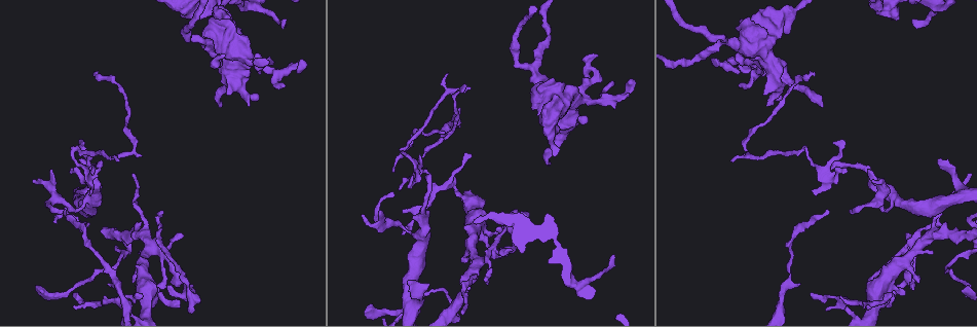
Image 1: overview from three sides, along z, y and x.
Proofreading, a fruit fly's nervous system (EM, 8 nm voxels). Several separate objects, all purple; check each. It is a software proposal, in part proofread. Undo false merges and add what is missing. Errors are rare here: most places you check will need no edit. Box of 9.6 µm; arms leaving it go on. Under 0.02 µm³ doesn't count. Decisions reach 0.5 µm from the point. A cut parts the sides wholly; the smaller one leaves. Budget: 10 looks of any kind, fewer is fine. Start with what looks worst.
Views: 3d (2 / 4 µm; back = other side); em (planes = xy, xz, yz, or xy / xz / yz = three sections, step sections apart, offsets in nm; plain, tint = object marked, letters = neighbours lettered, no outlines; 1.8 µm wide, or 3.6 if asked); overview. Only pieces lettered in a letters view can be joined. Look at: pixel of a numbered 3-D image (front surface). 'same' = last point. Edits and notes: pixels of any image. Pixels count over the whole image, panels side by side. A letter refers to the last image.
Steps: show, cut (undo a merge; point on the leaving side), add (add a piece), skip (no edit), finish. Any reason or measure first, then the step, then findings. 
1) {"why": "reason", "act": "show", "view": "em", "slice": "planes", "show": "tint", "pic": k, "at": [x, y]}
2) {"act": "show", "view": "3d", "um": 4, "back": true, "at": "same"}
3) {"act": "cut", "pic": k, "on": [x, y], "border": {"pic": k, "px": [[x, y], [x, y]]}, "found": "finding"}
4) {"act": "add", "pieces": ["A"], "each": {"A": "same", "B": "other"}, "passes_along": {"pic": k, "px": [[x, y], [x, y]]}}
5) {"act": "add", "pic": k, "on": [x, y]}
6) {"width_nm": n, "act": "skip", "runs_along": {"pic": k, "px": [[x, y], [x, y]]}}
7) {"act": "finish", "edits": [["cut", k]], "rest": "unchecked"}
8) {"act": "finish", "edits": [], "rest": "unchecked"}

{"why": "branch stops here", "act": "show", "view": "em", "um": 3.6, "slice": "planes", "show": "tint", "pic": 1, "at": [80, 158]}

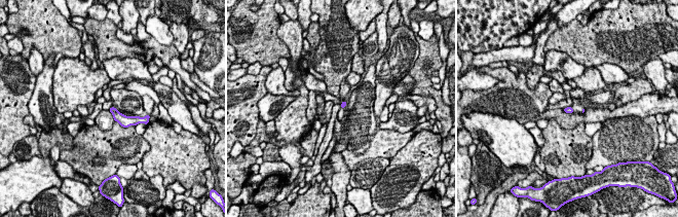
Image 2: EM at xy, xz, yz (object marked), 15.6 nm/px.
{"why": "see the neighbours", "act": "show", "view": "em", "um": 3.6, "slice": "planes", "show": "letters", "at": "same"}

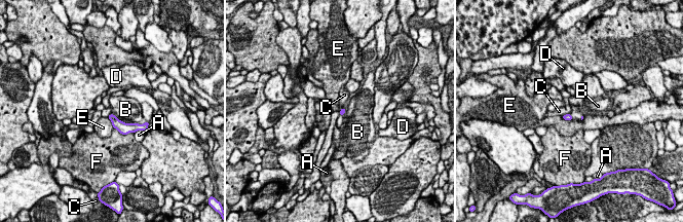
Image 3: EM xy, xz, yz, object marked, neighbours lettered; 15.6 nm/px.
{"longest_contact_nm": ["F", 340], "act": "skip", "each": {"A": "other", "B": "other", "C": "other", "D": "other", "E": "other", "F": "other"}, "found": "no lettered piece goes on from it"}

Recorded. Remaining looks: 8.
{"why": "branch stops here", "act": "show", "view": "3d", "um": 2, "pic": 1, "at": [631, 81]}

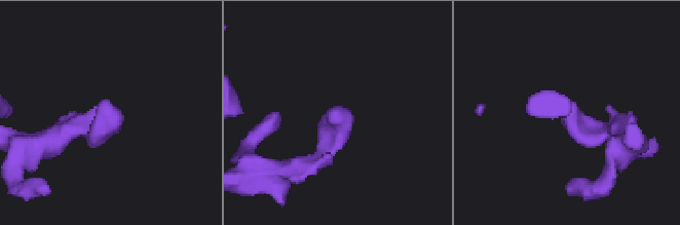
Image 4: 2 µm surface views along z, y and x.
{"act": "show", "view": "em", "slice": "xy", "step": 4, "show": "letters", "pic": 4, "at": [334, 107]}

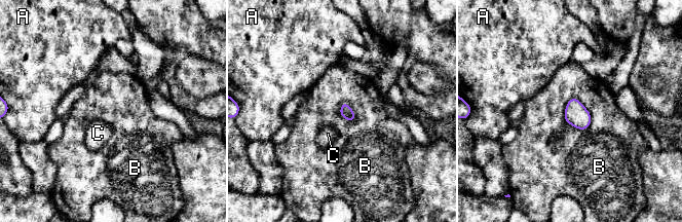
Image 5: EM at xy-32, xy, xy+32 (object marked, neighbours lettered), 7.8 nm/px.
{"act": "skip", "each": {"A": "other", "B": "other", "C": "other"}, "border": {"pic": 5, "px": [[572, 97], [590, 113], [585, 130]]}, "found": "no lettered piece goes on from it"}

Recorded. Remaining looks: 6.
{"why": "thin end", "act": "show", "view": "em", "slice": "planes", "show": "plain", "pic": 1, "at": [828, 210]}

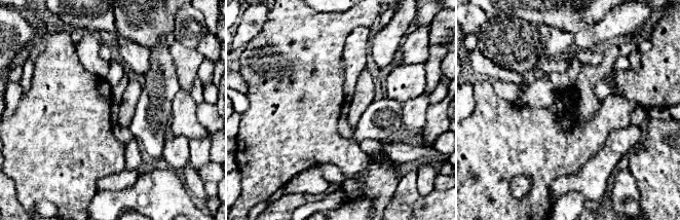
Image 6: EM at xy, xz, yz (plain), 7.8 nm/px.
{"act": "show", "view": "em", "slice": "planes", "show": "letters", "at": "same"}

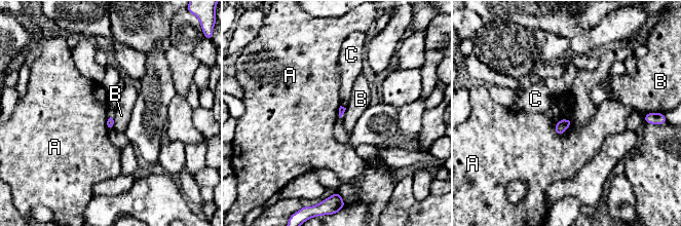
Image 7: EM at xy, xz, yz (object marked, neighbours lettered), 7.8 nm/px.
{"act": "skip", "each": {"A": "other", "B": "other", "C": "other"}, "border": {"pic": 7, "px": [[571, 120], [561, 119], [554, 130]]}, "found": "no lettered piece goes on from it"}

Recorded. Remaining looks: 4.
{"why": "an open end", "act": "show", "view": "3d", "um": 2, "pic": 1, "at": [94, 75]}

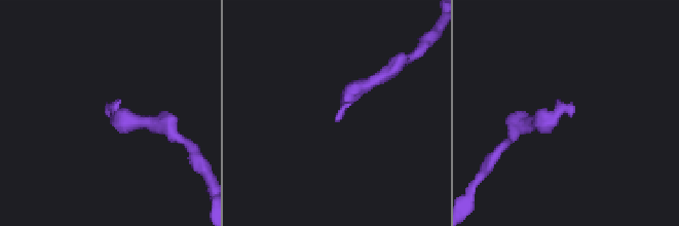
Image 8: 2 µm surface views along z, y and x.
{"act": "show", "view": "em", "slice": "xz", "step": 4, "show": "letters", "pic": 8, "at": [574, 109]}

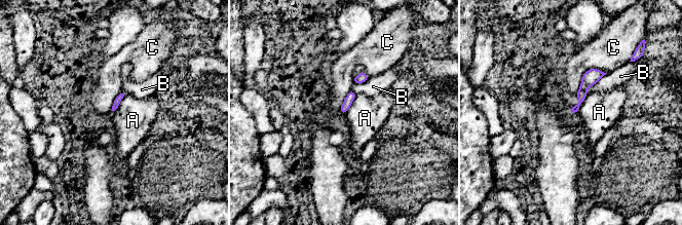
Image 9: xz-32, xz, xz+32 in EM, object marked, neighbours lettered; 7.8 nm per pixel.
{"act": "show", "view": "em", "slice": "planes", "show": "letters", "at": "same"}

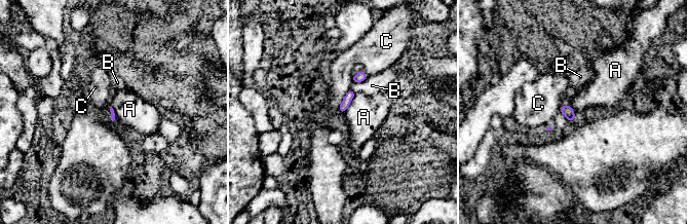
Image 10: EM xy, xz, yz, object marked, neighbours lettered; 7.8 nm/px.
{"act": "skip", "each": {"A": "other", "B": "other", "C": "other"}, "border": {"pic": 10, "px": [[355, 94], [343, 113]]}, "found": "none of them fits"}

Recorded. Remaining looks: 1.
{"act": "finish", "edits": [], "rest": "unchecked"}

